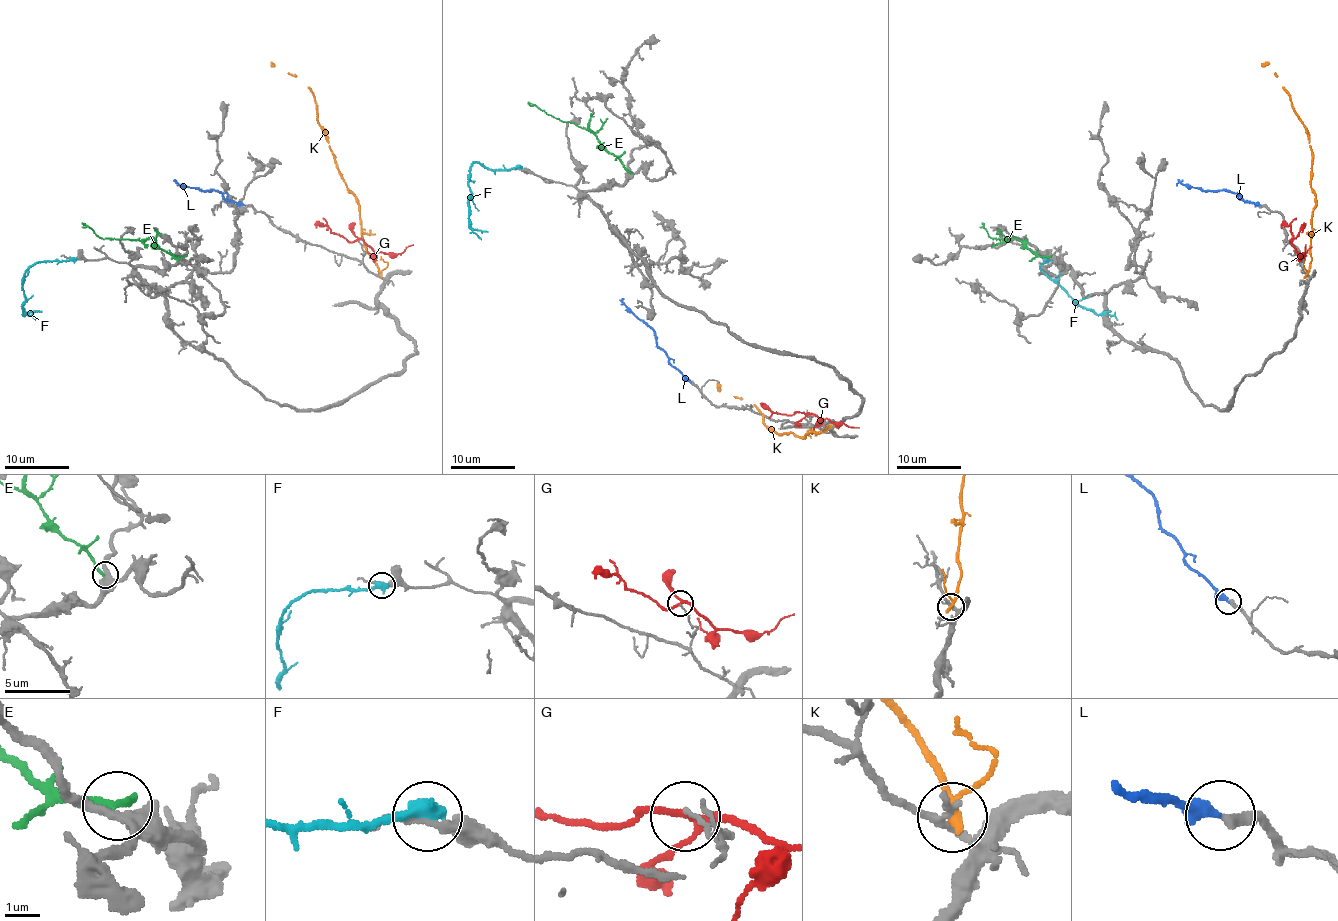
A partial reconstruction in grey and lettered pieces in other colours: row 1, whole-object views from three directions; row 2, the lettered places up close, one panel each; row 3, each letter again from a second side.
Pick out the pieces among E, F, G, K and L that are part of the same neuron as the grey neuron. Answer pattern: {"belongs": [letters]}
{"belongs": ["L"]}

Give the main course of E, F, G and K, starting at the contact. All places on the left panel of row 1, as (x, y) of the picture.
E: (182, 257), (172, 256), (146, 238), (100, 238), (82, 222)
F: (72, 259), (39, 261), (24, 273), (23, 312), (42, 312)
G: (357, 240), (363, 240), (375, 251), (386, 254), (397, 254), (413, 245)
K: (379, 275), (363, 241), (359, 200), (347, 187), (328, 135), (318, 122), (314, 93), (270, 63)

